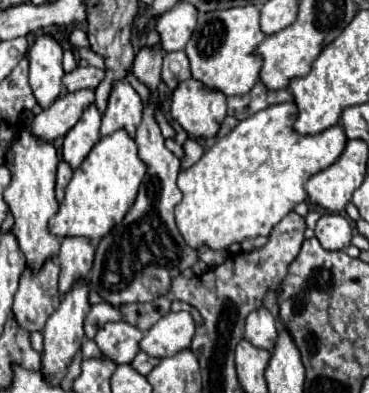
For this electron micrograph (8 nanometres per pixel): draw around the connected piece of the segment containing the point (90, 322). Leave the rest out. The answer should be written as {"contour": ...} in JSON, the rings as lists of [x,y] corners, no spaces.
{"contour":[[[97,303],[91,307],[91,311],[85,317],[85,335],[89,339],[93,339],[99,327],[103,327],[109,321],[121,321],[121,319],[123,319],[123,315],[119,309],[111,307],[109,303]]]}

